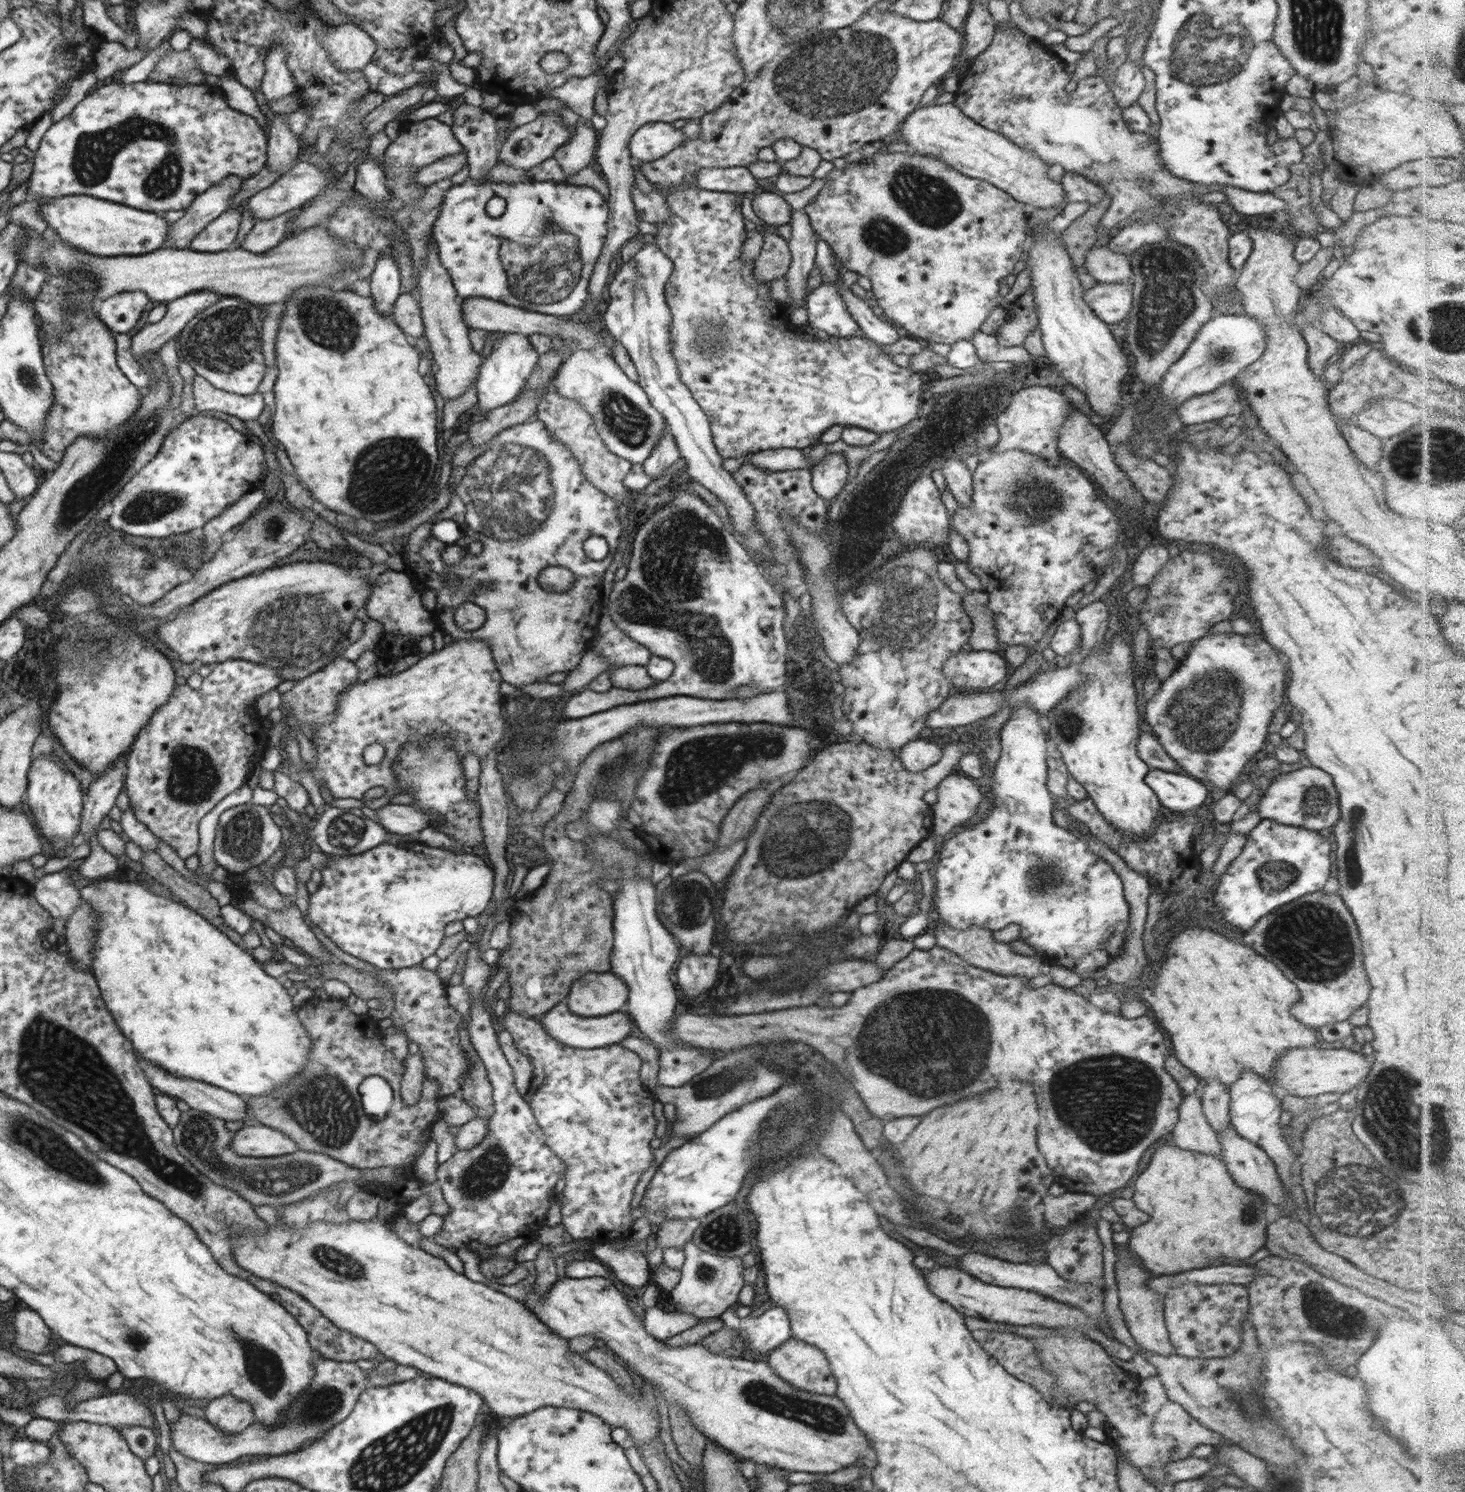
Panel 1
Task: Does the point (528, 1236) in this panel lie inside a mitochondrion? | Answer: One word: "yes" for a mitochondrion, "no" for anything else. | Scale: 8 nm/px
no

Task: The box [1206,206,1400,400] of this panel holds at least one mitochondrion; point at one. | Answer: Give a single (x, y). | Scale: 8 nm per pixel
(1219, 351)

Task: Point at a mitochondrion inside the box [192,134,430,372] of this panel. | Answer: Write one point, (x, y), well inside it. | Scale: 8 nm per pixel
(327, 322)

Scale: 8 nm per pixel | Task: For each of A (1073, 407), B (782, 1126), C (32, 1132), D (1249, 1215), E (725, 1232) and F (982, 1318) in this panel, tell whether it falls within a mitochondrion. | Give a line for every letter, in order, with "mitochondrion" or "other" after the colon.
A: other
B: mitochondrion
C: mitochondrion
D: mitochondrion
E: mitochondrion
F: other

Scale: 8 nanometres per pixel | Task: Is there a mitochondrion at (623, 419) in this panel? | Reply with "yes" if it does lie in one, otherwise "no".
yes

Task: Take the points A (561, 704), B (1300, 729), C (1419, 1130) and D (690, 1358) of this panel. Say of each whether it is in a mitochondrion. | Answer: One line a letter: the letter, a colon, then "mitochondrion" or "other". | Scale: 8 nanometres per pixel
A: other
B: other
C: mitochondrion
D: other

